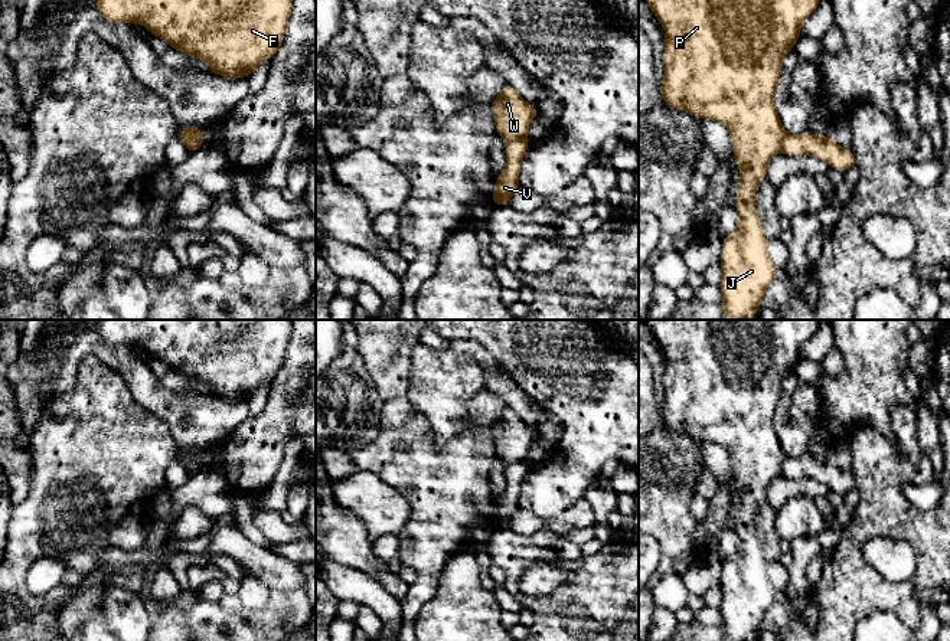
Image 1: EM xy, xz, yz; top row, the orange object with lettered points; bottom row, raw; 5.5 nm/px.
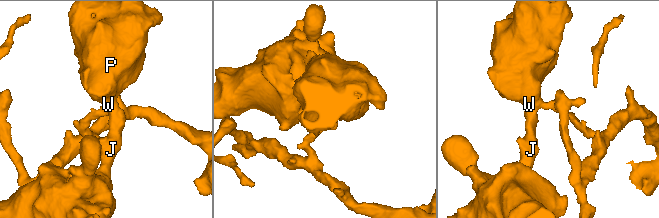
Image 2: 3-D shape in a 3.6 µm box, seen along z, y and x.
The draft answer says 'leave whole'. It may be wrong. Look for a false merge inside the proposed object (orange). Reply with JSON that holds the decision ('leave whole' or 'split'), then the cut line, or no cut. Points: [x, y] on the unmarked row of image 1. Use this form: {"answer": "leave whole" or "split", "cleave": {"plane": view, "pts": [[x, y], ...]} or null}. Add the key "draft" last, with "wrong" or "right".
{"answer": "split", "cleave": {"plane": "xy", "pts": [[203, 455], [186, 468]]}, "draft": "wrong"}

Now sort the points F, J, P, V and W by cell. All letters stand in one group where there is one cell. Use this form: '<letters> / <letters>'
F J P W / V

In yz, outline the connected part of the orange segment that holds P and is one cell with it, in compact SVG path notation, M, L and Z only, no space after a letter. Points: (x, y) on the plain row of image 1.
M644 320L662 346L666 364L665 403L660 421L672 431L728 449L741 507L735 532L740 547L722 560L719 589L724 641L753 641L767 609L776 601L767 560L755 533L755 514L767 500L771 480L781 474L787 458L774 429L774 412L783 395L784 377L800 360L803 344L822 320Z

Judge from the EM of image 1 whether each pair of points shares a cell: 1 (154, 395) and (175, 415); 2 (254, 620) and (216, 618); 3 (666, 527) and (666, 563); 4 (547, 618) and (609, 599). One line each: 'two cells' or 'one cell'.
1: one cell
2: one cell
3: one cell
4: one cell

